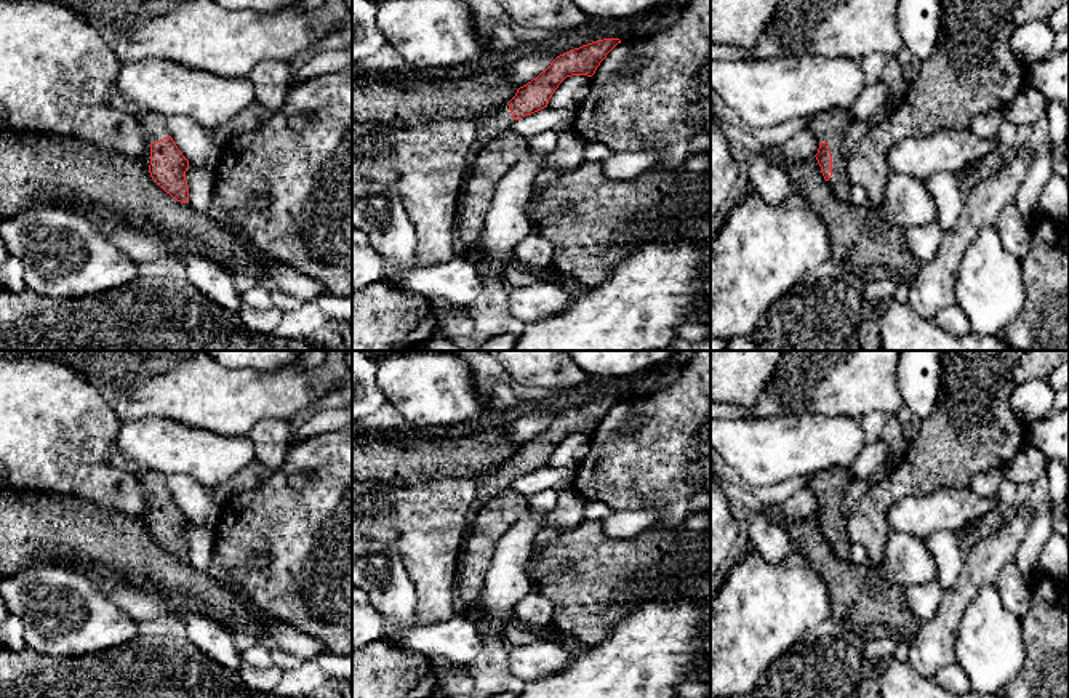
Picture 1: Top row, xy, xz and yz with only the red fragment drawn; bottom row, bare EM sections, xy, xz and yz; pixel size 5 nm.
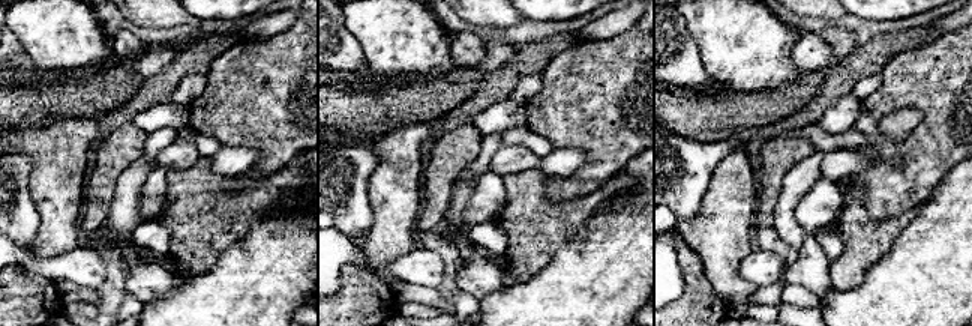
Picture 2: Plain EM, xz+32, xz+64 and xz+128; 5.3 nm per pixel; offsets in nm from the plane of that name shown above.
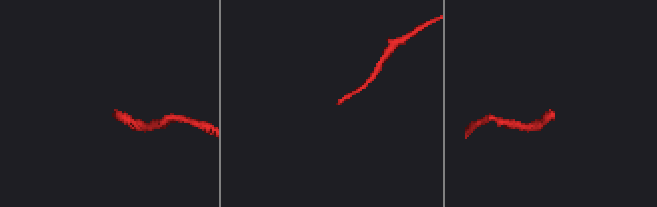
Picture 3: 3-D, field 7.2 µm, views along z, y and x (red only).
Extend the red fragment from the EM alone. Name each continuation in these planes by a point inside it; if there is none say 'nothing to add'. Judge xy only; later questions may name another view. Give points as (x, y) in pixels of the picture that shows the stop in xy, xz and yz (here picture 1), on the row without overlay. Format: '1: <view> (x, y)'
1: xy (154, 484)

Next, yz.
1: yz (831, 485)

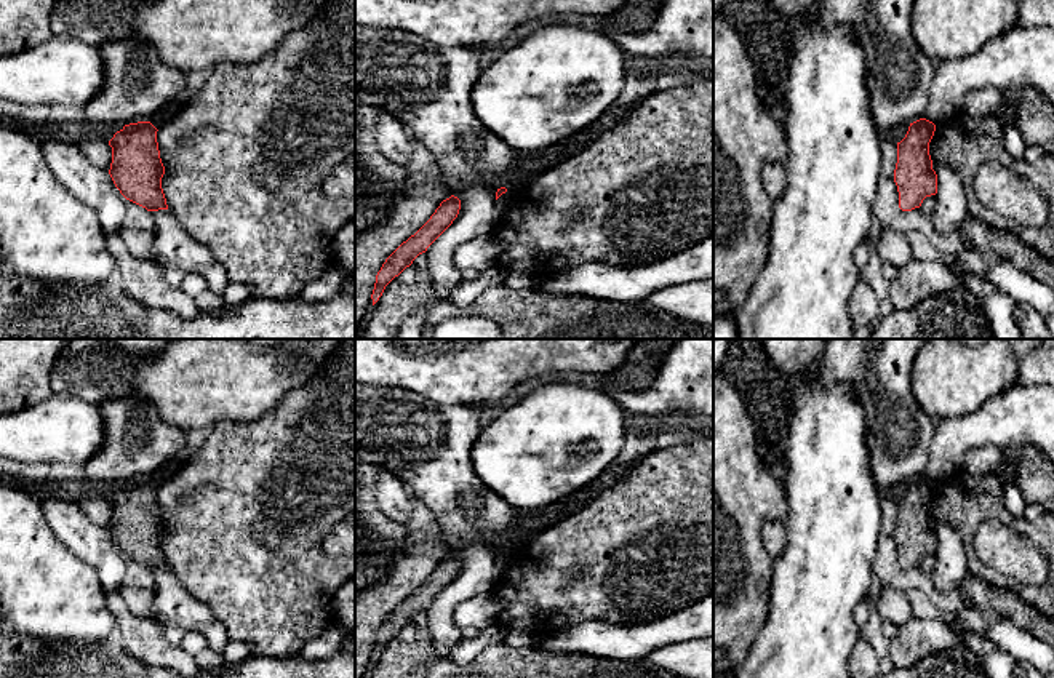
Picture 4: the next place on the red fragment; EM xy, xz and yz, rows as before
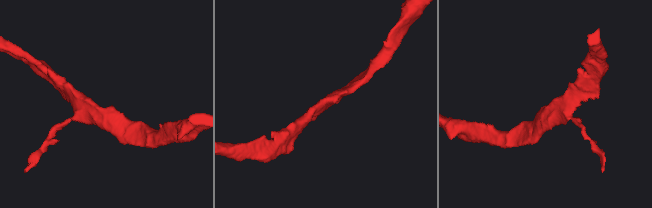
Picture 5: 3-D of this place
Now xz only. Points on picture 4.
nothing to add

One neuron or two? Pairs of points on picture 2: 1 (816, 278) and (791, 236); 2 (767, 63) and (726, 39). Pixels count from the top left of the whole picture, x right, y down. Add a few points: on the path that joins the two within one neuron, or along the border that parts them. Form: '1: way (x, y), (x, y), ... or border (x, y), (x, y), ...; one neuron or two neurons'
1: border (806, 233), (797, 251); two neurons
2: way (756, 56), (737, 39); one neuron

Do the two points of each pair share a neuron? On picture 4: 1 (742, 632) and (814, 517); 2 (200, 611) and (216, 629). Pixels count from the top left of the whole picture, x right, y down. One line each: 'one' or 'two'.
1: two
2: one

